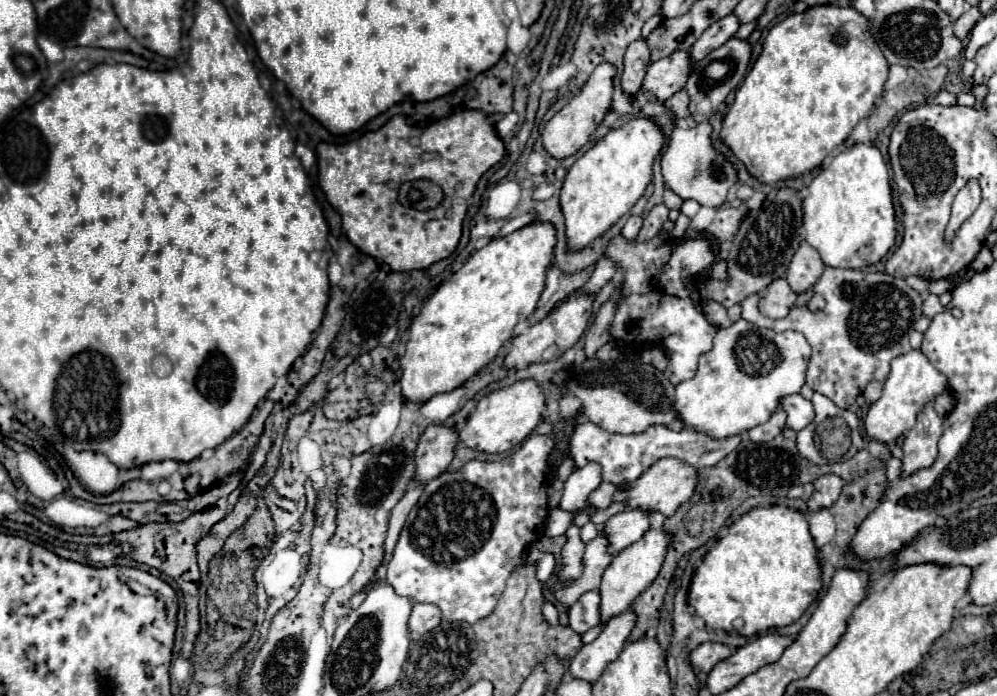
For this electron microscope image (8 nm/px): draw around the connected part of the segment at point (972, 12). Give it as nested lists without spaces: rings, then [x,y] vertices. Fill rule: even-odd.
[[[969,7],[957,21],[955,21],[955,35],[959,37],[959,39],[965,39],[967,35],[969,35],[969,31],[973,29],[973,25],[977,23],[981,19],[981,13],[979,13],[979,9],[977,7]]]

